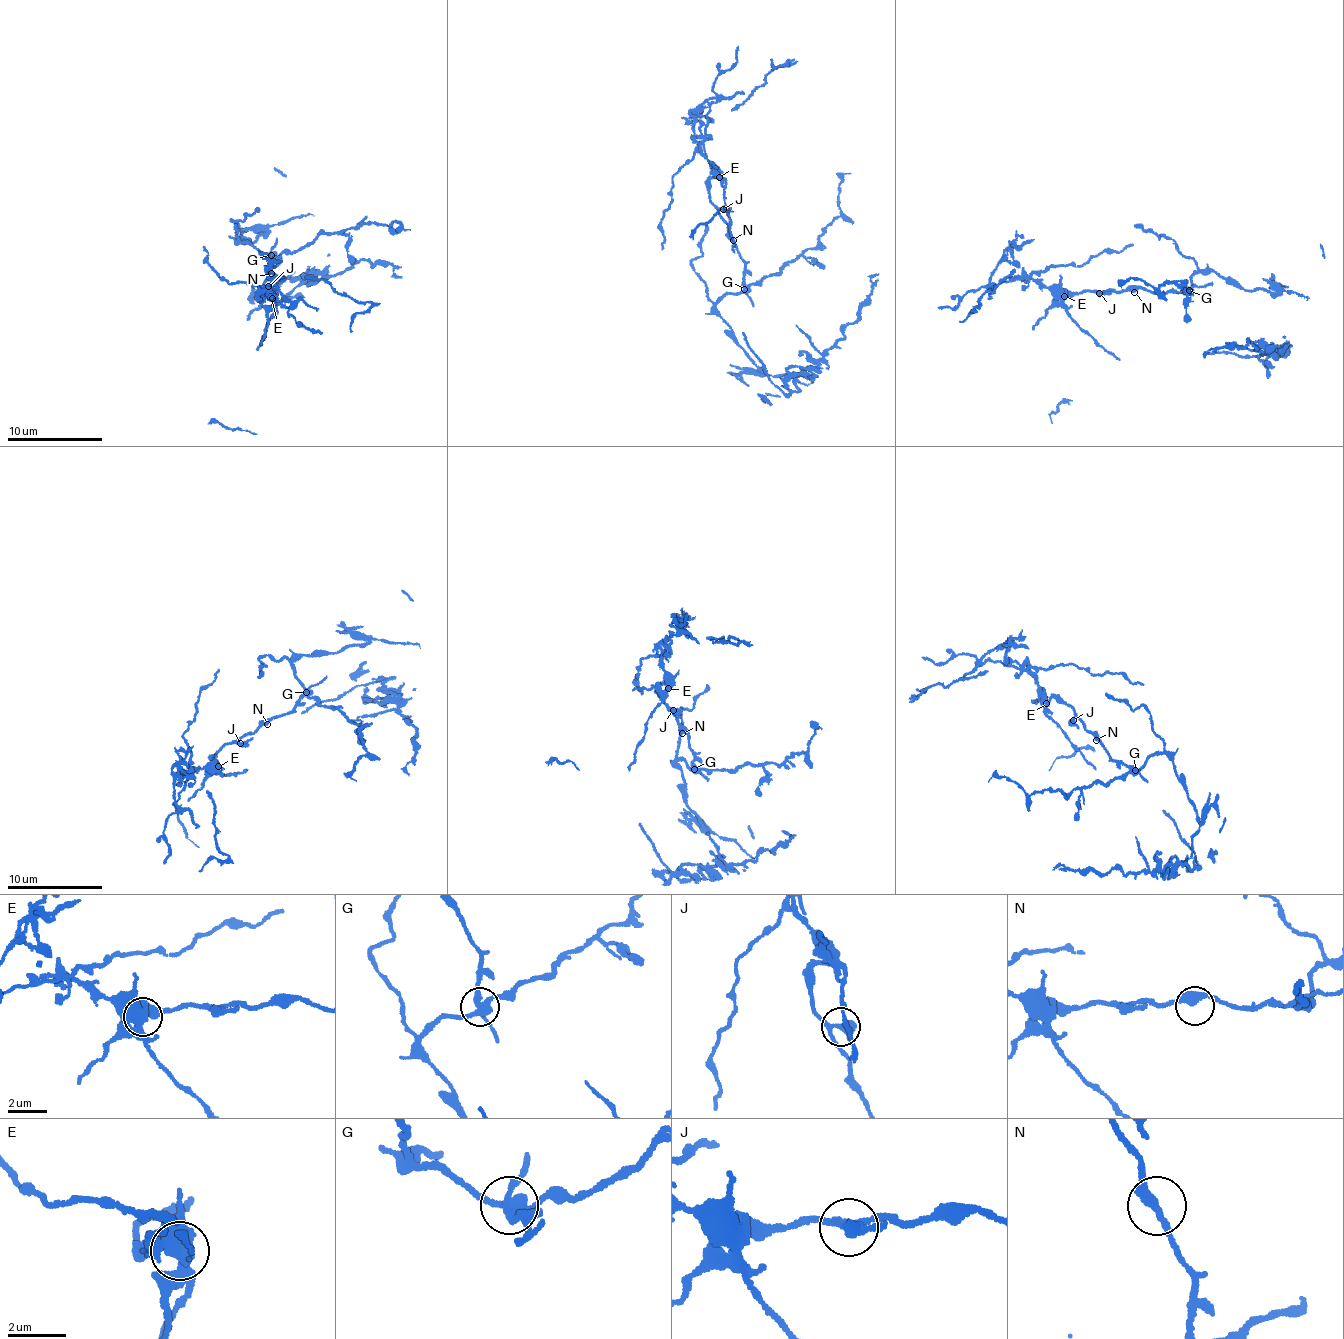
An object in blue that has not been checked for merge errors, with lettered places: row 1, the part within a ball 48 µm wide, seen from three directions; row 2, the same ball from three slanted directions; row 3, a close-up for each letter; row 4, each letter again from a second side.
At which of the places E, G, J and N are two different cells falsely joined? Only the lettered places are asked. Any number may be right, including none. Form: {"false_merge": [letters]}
{"false_merge": ["E", "G"]}

